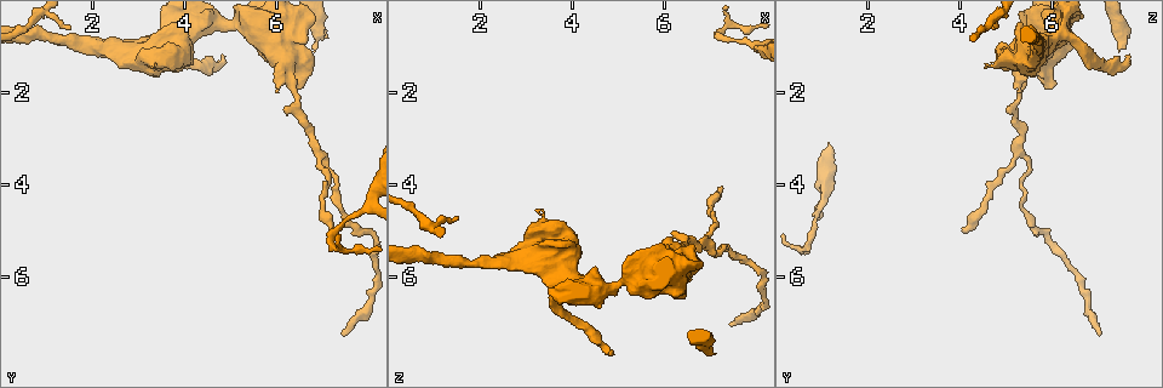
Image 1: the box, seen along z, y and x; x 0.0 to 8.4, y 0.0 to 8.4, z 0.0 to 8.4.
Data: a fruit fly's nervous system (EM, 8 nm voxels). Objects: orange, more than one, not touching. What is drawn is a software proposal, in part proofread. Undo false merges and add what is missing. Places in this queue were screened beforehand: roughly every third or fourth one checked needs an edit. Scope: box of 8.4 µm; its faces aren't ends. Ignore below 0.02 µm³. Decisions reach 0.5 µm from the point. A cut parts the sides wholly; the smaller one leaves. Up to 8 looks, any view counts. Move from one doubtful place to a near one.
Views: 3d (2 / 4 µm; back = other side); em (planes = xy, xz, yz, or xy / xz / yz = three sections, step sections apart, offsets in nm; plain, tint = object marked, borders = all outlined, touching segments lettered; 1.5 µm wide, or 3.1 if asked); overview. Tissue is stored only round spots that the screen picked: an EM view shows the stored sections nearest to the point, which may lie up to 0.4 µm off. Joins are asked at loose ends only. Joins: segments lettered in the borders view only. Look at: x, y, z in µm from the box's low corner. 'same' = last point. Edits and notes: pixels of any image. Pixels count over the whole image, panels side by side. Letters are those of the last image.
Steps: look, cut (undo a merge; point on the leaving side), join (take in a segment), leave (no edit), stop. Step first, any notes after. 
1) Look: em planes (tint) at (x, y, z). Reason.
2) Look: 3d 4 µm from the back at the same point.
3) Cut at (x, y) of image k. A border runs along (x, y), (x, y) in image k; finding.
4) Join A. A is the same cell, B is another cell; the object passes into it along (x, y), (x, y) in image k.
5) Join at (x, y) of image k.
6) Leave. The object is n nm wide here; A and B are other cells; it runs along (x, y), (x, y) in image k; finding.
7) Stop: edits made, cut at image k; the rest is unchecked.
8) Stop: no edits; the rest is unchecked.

Look: em planes (plain) at (4.85, 1.25, 7.70). An open end.

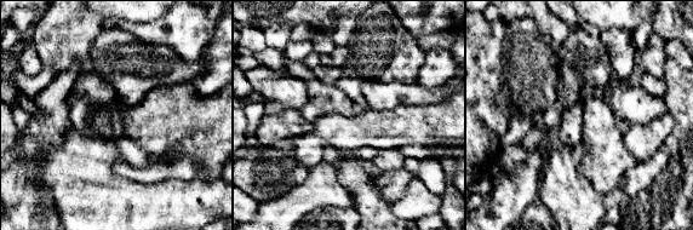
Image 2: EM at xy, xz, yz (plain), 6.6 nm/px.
Look: em planes (borders) at the same point. See the neighbours.

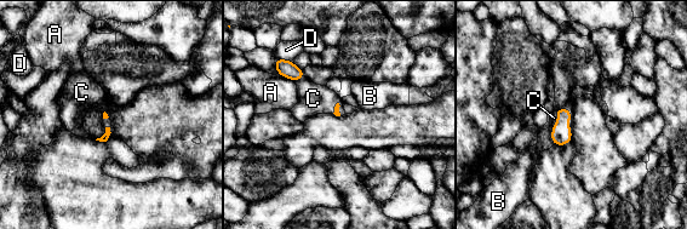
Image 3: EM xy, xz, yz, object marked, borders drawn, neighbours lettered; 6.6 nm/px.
Join C. C is the same cell, A, B and D are other cells; the object passes into it along (561, 135), (554, 124), (554, 118) in image 3; it goes on there.

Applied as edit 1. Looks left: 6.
Look: em planes (plain) at (6.90, 1.05, 7.65).

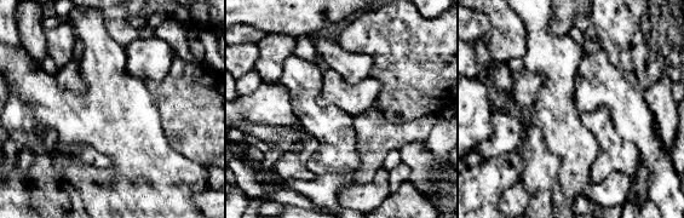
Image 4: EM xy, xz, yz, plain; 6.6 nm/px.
Look: em planes (borders) at the same point.

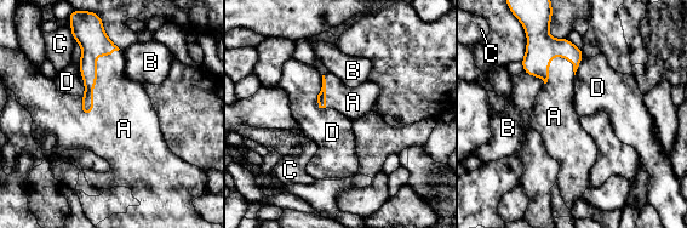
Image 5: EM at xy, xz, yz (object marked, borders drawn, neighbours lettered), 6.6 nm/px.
Join A. The longest contact is with A, 500 nm; A is the same cell, B, C and D are other cells; the object passes into it along (93, 40), (96, 78), (120, 107) in image 5; it goes on there.

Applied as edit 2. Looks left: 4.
Look: overview.

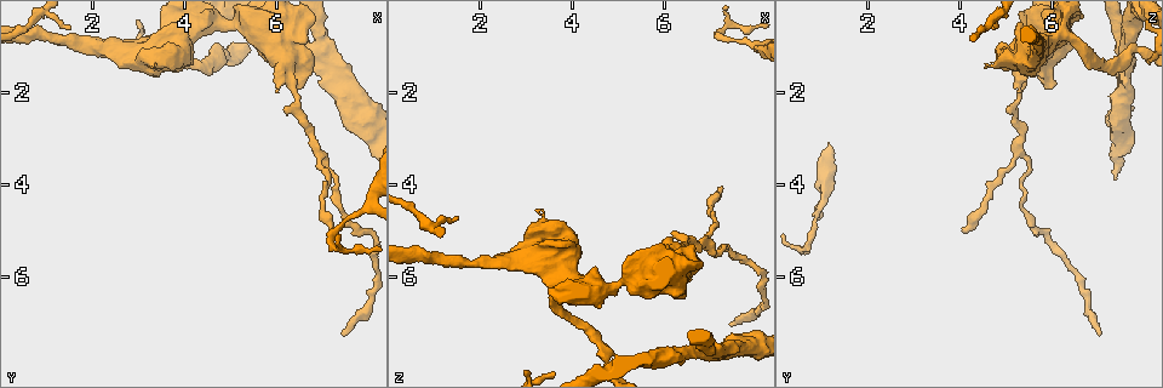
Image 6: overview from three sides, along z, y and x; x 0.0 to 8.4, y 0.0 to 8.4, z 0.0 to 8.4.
Look: em xy step 8 (tint) at (7.20, 5.00, 4.05). Tapers out.

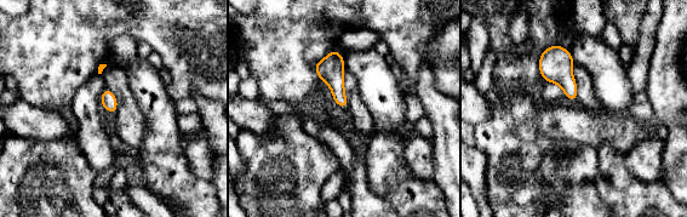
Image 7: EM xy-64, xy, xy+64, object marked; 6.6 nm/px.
Look: em planes (borders) at the same point.

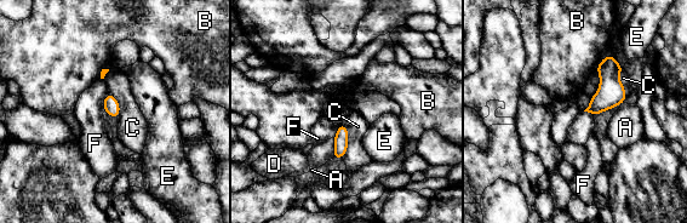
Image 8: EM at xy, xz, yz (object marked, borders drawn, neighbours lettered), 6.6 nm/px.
Leave. The object is 70 nm wide here; A, B, C, D, E and F are other cells; a border runs along (344, 123), (347, 150), (342, 158) in image 8; no lettered segment goes on from it.

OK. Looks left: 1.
Stop: edits made, join at image 3, join at image 5; the rest is unchecked.

